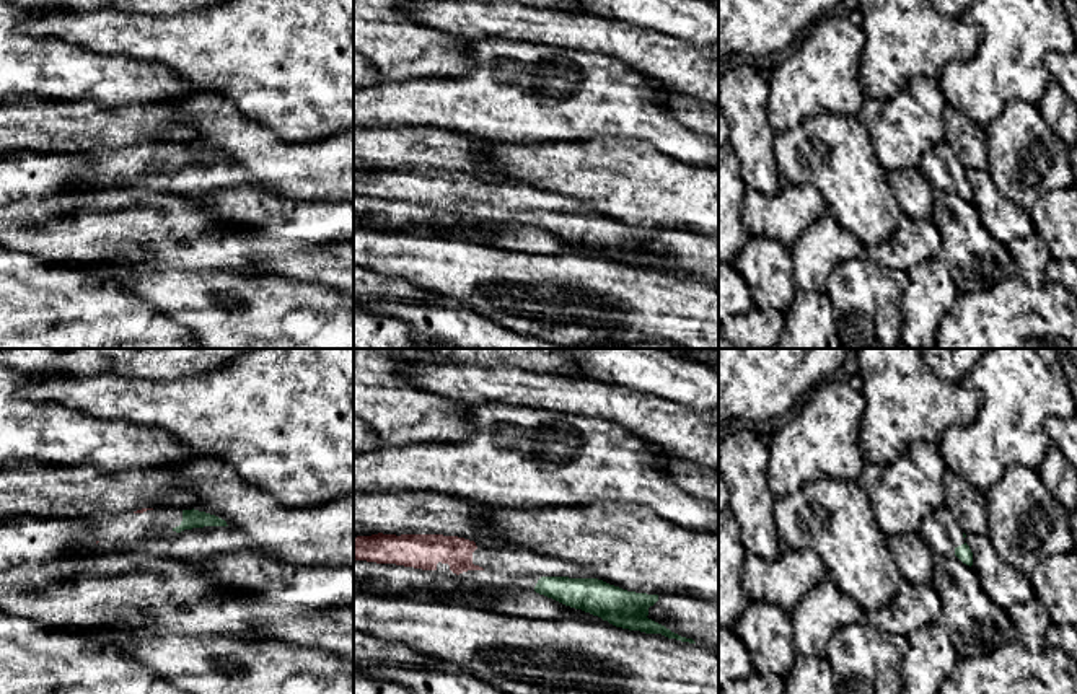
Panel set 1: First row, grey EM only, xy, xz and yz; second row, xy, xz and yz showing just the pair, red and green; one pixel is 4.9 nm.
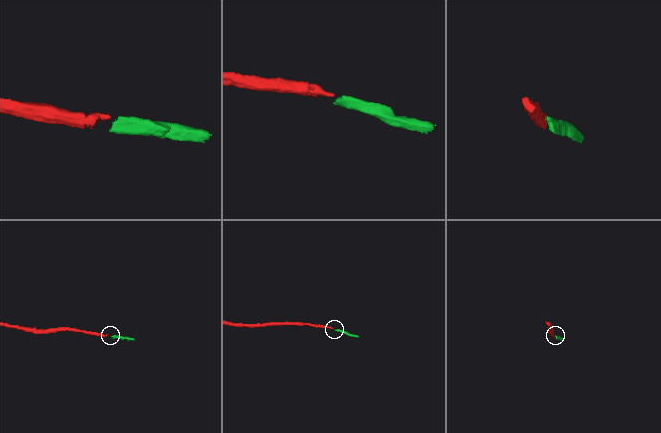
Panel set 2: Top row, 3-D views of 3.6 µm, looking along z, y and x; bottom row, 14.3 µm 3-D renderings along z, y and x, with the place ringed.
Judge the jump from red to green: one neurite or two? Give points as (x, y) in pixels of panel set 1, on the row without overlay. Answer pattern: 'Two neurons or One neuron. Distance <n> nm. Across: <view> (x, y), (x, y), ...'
One neuron. Distance 140 nm. Across: xy (152, 144), (173, 163)

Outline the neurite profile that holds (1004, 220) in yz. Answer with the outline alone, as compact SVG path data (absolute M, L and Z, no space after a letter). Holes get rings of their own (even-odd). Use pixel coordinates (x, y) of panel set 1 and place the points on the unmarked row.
M966 169L976 205L986 231L1002 244L1028 238L1035 233L1028 210L997 192L987 169Z

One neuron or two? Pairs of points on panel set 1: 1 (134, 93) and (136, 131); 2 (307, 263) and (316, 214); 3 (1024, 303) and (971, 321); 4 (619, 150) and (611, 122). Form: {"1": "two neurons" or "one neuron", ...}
{"1": "two neurons", "2": "two neurons", "3": "one neuron", "4": "two neurons"}

